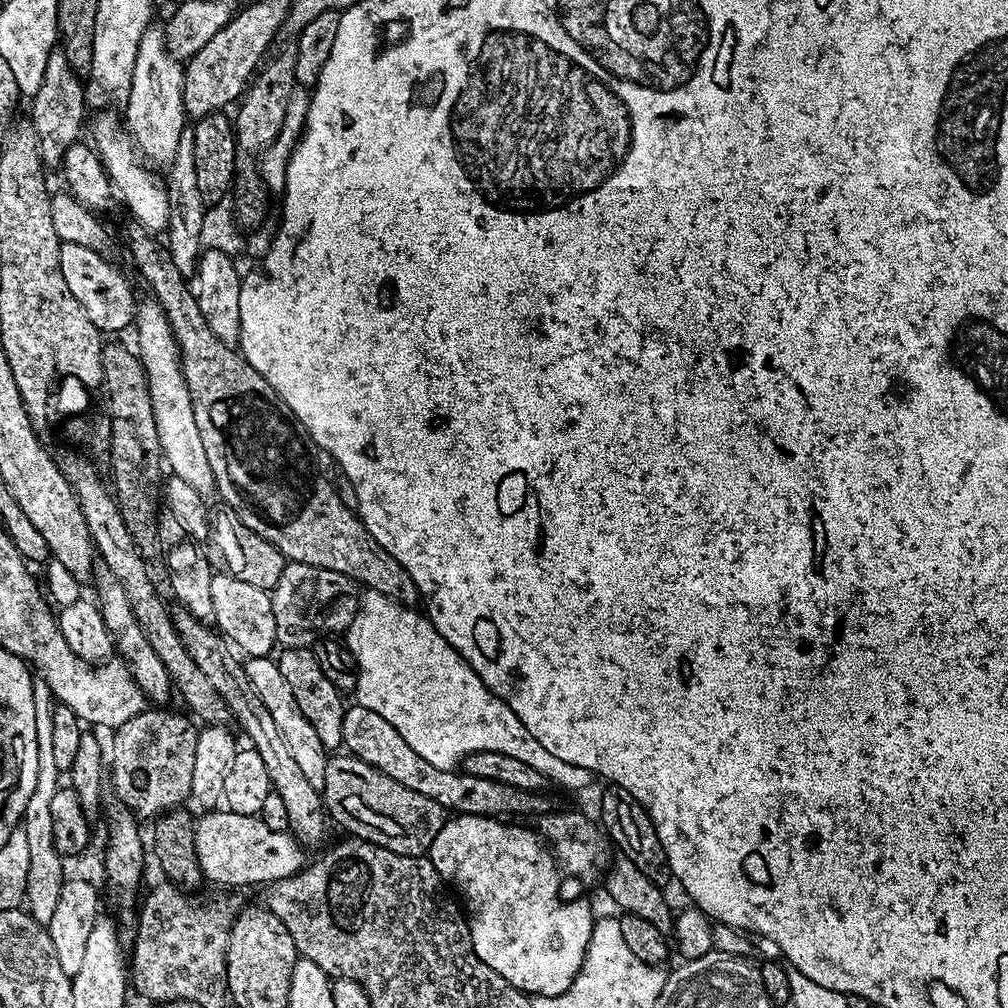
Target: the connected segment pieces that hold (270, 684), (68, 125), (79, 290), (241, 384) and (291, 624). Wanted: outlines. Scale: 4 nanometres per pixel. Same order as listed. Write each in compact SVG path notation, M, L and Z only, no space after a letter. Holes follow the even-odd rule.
M266 655L247 657L243 661L243 665L258 698L262 698L262 703L274 717L274 723L277 724L286 746L290 746L290 754L294 754L294 762L298 762L302 775L310 781L310 786L323 789L329 753L322 746L322 742L318 742L318 734L315 733L314 726L310 726L310 722L306 722L306 714L302 714L302 710L298 710L298 702L294 702L294 694L290 690L290 685L286 683L286 678L282 678L279 663L271 655Z
M53 50L48 54L46 74L42 78L42 86L38 86L36 95L31 97L32 113L30 119L38 132L40 151L43 163L59 165L63 161L66 150L81 139L80 127L84 124L84 108L86 109L86 88L76 77L72 69L69 53L64 50Z
M61 243L62 278L70 286L70 294L78 298L82 310L90 314L90 322L101 333L120 332L133 327L138 311L138 296L132 293L132 284L115 268L111 259L102 257L86 246Z
M129 223L128 228L128 250L141 276L148 282L152 292L151 295L163 308L167 316L168 325L171 326L175 337L178 355L180 357L180 368L183 370L183 378L187 384L192 414L202 444L212 444L212 436L204 432L204 424L212 424L208 420L211 416L212 400L220 396L220 392L247 392L257 391L264 395L265 399L272 400L272 396L280 396L276 389L268 392L264 384L268 383L262 374L251 366L242 352L235 347L222 342L206 324L202 316L201 307L198 306L195 293L191 290L187 279L181 274L174 264L174 258L170 258L167 247L160 244L153 233L148 232L138 223ZM208 436L208 440L204 440Z
M285 563L282 578L278 578L276 587L271 589L272 609L274 610L274 622L276 623L276 642L284 648L307 648L310 641L296 632L324 632L320 634L340 634L351 624L358 611L358 585L346 574L326 570L321 573L318 566L306 566L305 564Z

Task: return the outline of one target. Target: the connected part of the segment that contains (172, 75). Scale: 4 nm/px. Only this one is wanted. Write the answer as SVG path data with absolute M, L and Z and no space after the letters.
M150 26L142 34L142 42L138 42L134 78L127 105L122 112L122 120L132 143L136 145L137 153L149 165L161 168L160 170L167 169L174 162L178 138L182 138L182 130L186 126L184 89L185 65L168 53L165 29Z

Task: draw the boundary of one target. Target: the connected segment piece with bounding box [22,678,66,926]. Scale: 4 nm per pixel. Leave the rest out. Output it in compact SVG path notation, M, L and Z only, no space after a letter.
M42 678L32 681L34 690L34 722L38 734L38 782L34 786L34 794L30 794L30 802L26 802L26 810L22 817L22 830L26 834L26 842L30 849L30 874L26 874L26 890L24 899L26 910L34 918L34 922L48 925L54 918L54 910L58 906L58 894L62 894L62 886L66 879L64 864L60 861L61 849L56 847L54 838L54 814L50 810L50 802L54 802L54 794L61 787L62 771L55 765L53 755L54 714L58 705L56 696L50 686Z

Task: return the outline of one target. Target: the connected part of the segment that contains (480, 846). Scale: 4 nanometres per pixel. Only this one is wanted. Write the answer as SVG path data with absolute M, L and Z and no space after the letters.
M453 815L445 819L442 830L438 830L438 838L434 838L426 855L441 878L449 885L457 884L464 895L463 903L470 913L468 929L474 954L478 954L478 958L496 974L532 998L561 996L574 982L588 953L594 923L592 908L584 900L560 904L556 897L556 857L533 829L532 833L528 828L508 823L512 822L494 816Z

